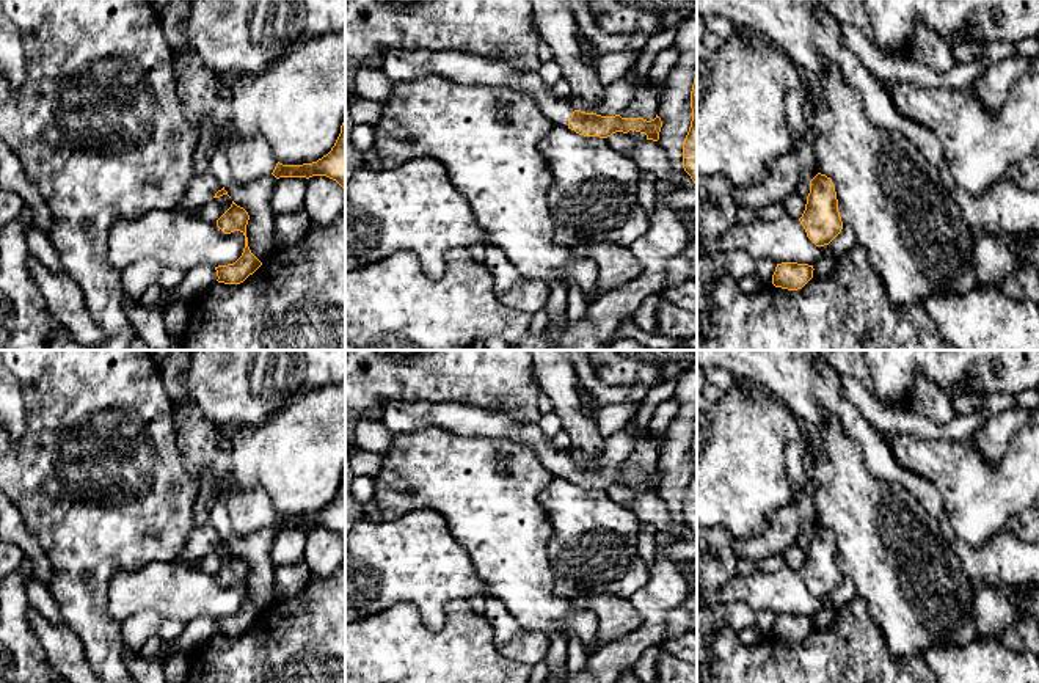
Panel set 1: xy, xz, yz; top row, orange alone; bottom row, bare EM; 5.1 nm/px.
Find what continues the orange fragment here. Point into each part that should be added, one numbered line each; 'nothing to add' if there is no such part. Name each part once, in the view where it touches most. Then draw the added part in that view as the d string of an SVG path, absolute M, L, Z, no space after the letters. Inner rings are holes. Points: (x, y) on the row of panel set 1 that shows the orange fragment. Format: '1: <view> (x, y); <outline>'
1: xz (399, 65); M389 50L381 57L381 71L392 82L439 75L463 85L507 86L529 94L554 126L568 127L571 100L554 94L537 71L523 72L510 63L460 52Z

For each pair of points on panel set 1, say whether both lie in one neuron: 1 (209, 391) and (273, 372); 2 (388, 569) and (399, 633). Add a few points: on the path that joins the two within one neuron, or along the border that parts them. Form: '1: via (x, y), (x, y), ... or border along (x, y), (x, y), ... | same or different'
1: via (225, 377), (258, 372) | same
2: border along (361, 619), (399, 602), (410, 602), (424, 625) | different

